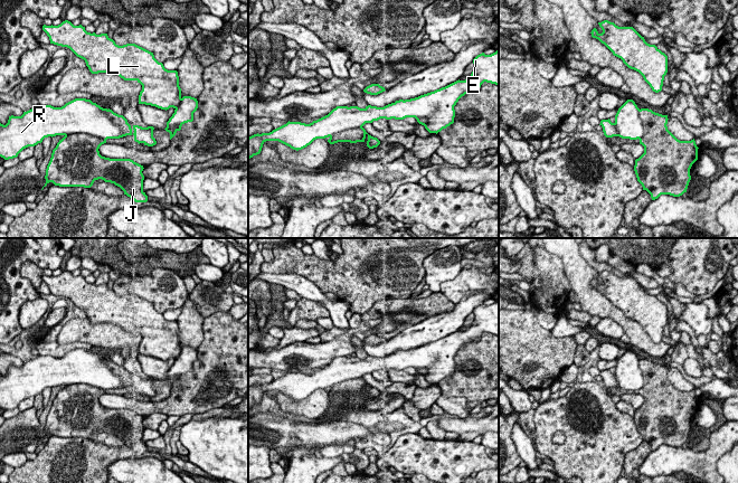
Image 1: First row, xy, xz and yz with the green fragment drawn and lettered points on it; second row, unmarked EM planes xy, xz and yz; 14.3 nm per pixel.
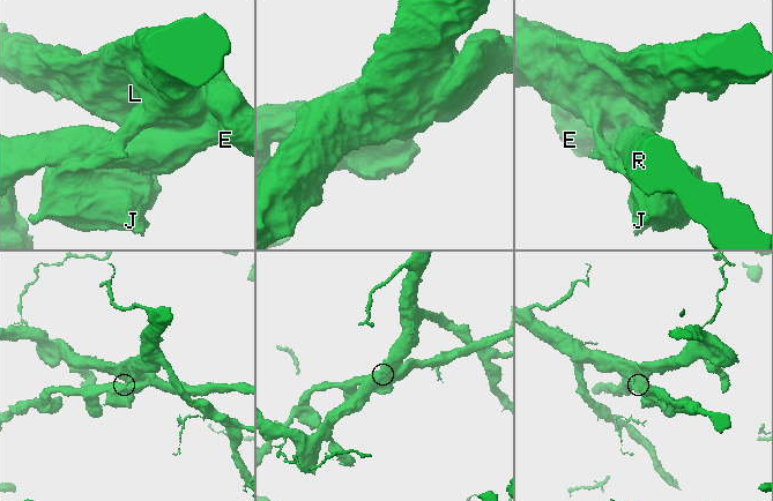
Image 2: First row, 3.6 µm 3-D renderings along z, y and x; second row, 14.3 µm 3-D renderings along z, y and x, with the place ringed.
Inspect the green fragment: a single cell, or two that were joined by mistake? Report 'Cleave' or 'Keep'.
Cleave

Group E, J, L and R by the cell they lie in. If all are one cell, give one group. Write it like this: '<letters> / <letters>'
E R / J L

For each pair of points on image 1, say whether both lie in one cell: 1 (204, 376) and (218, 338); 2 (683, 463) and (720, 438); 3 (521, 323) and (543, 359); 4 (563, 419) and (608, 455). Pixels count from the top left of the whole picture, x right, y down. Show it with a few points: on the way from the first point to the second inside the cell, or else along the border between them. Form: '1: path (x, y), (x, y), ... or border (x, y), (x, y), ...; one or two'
1: path (213, 367), (218, 361), (218, 347); one
2: path (693, 463), (700, 463), (715, 448); one
3: path (521, 332), (521, 337), (535, 350); one
4: path (574, 429), (587, 434), (597, 444); one

